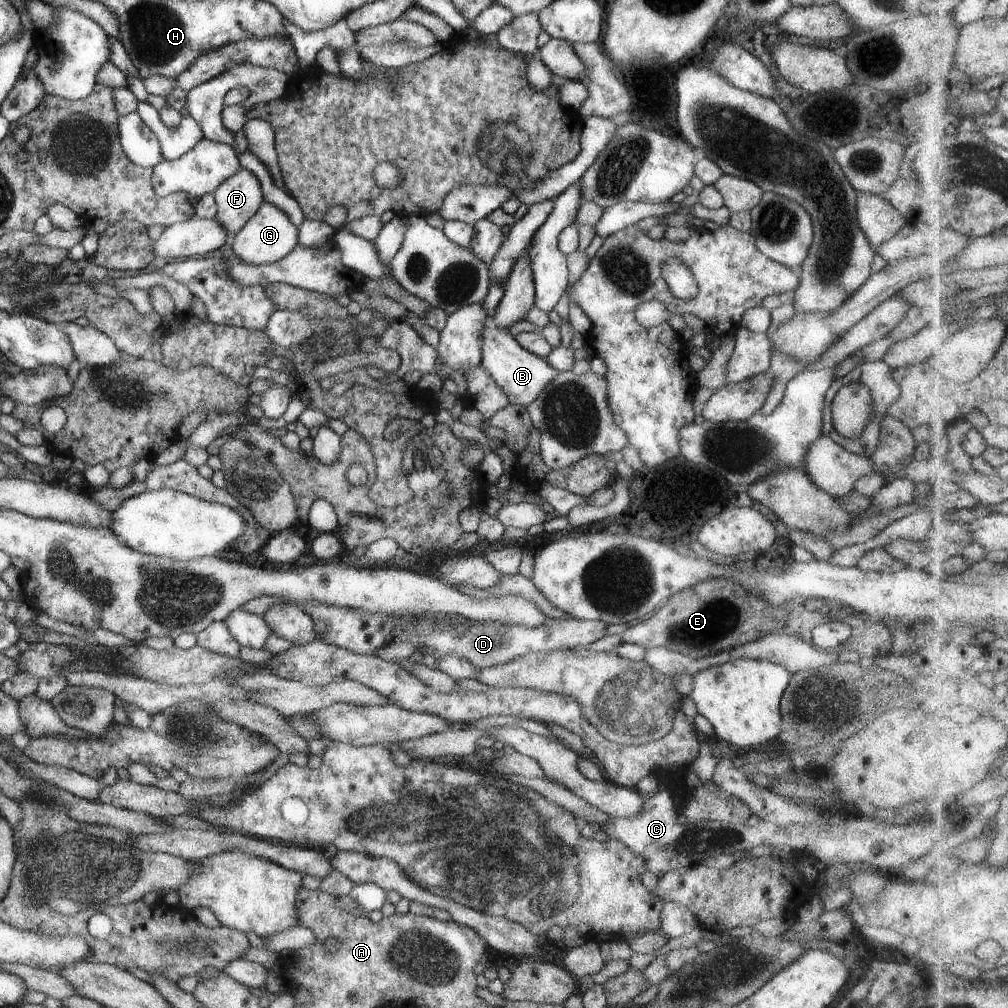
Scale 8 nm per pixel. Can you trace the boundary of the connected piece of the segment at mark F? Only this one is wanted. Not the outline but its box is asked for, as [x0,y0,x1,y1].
[212,169,263,237]

